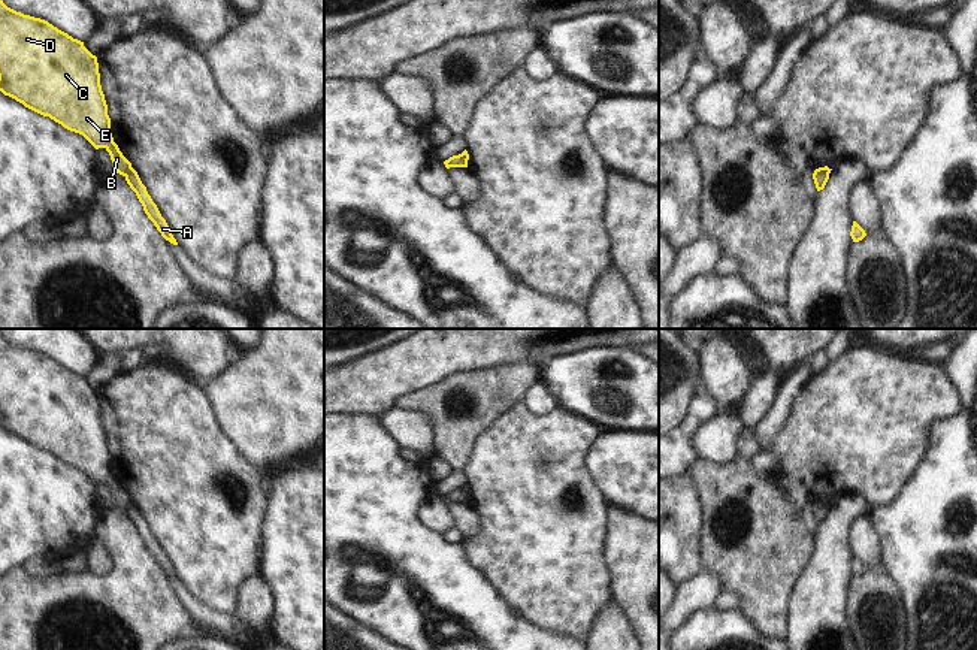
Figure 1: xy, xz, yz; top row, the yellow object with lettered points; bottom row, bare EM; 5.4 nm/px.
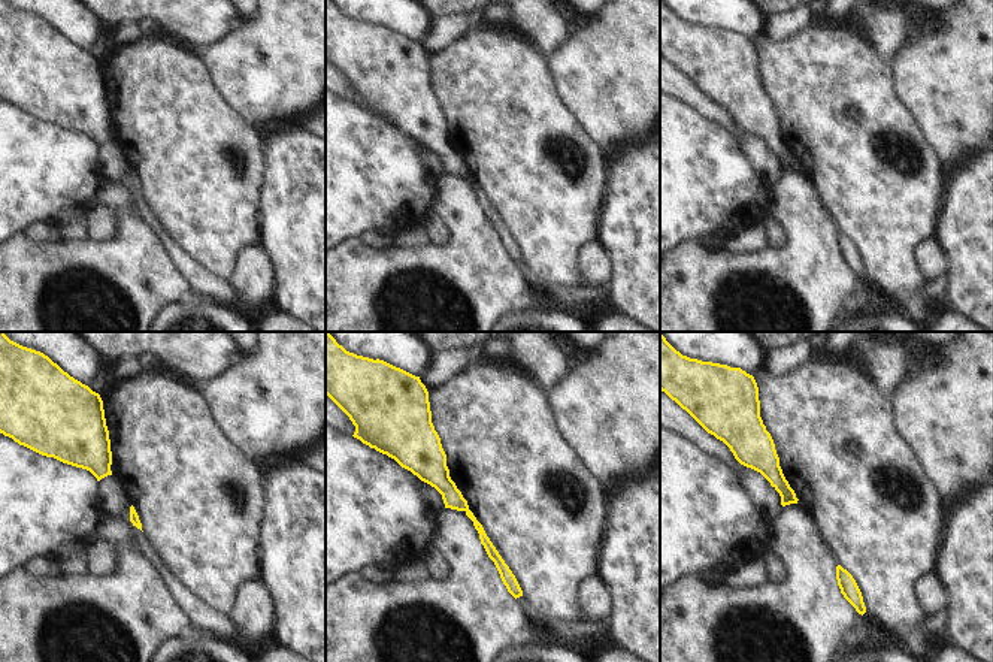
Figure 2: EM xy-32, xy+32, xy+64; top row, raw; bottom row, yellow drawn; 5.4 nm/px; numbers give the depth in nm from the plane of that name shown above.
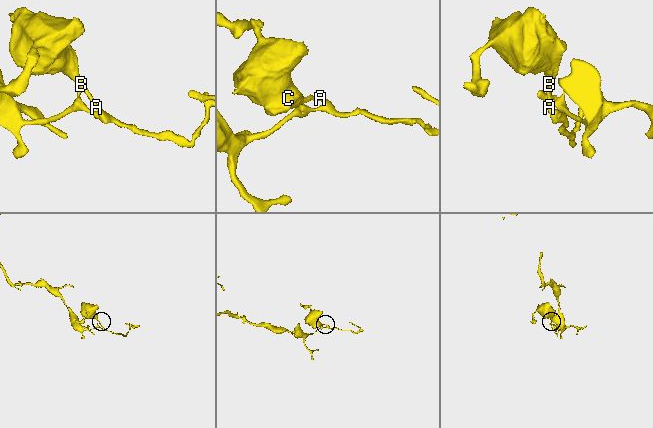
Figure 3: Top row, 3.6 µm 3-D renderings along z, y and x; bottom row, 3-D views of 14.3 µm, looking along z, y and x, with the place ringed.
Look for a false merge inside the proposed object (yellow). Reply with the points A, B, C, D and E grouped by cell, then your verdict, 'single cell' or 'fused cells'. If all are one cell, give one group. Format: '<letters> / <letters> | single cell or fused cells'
A / B C D E | fused cells

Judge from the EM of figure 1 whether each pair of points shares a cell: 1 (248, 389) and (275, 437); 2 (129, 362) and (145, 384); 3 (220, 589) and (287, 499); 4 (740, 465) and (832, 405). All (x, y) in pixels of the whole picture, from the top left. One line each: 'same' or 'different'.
1: same
2: different
3: different
4: different

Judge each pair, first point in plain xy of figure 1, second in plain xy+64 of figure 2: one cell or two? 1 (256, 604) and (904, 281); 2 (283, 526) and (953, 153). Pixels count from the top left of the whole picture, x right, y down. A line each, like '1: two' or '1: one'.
1: two
2: two

